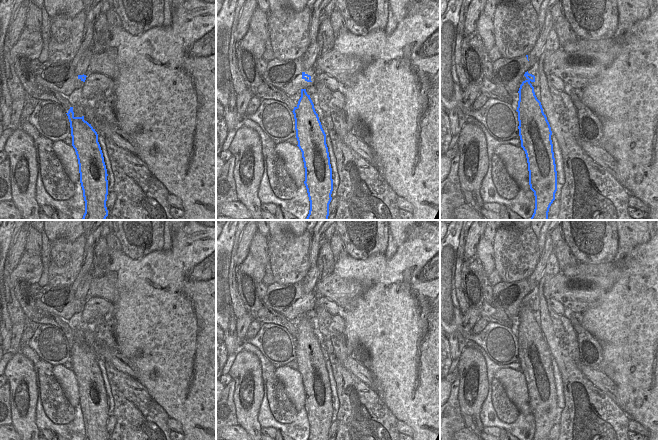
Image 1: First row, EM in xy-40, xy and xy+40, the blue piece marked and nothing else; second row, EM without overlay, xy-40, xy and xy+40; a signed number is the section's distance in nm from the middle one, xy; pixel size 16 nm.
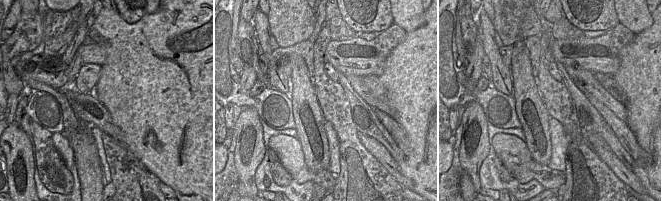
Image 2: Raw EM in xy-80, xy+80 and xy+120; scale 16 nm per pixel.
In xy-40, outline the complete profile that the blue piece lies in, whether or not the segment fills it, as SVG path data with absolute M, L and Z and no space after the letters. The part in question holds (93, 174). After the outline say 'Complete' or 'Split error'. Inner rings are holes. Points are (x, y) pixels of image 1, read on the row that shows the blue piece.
M70 107L66 114L70 122L72 146L78 159L85 201L82 220L105 220L108 216L108 174L98 134L91 124L84 120L84 116L74 116L73 107Z. Complete.

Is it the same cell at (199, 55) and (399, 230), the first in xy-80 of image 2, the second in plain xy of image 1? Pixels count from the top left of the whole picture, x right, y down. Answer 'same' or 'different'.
different

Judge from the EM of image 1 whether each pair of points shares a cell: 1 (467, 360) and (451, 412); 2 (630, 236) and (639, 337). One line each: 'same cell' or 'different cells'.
1: different cells
2: different cells

